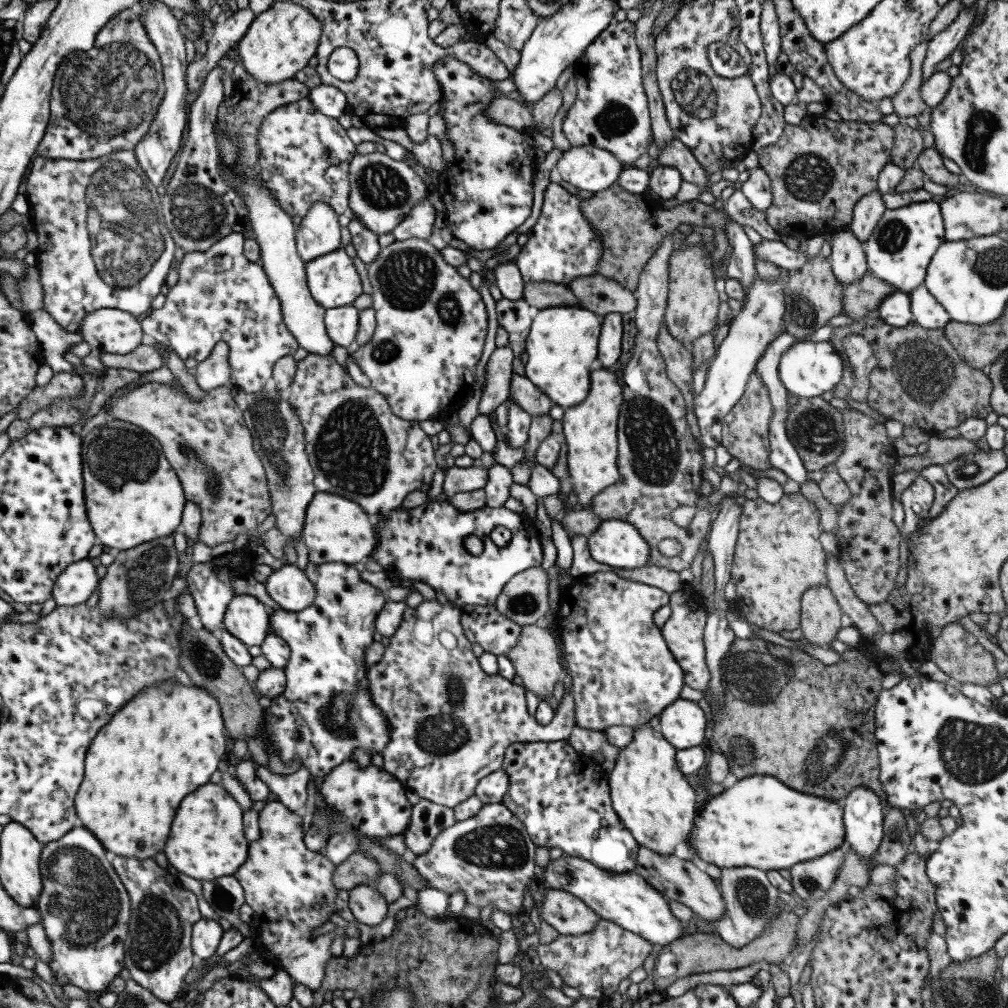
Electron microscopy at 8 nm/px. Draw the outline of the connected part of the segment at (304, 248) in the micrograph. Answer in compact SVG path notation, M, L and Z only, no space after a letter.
M313 202L313 206L301 217L297 232L294 233L297 254L301 262L307 264L313 258L319 258L322 254L327 254L339 249L341 240L339 239L339 230L336 212L325 206L325 202Z

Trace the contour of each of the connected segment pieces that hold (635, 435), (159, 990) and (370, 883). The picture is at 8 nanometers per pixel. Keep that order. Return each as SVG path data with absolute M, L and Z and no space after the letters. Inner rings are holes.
M666 234L662 243L657 247L647 265L639 274L639 281L634 290L636 298L635 314L633 314L637 333L634 339L634 351L626 363L621 374L622 401L619 408L619 417L616 424L616 467L619 475L618 481L600 490L591 497L588 506L591 512L601 521L621 520L628 522L637 529L648 546L647 566L661 566L667 570L680 571L688 568L698 553L700 545L708 534L711 518L709 512L702 513L695 521L686 527L677 526L671 520L671 512L679 505L694 506L701 491L706 489L704 479L701 477L701 453L696 449L696 443L689 432L685 422L685 403L677 387L669 380L664 369L662 356L656 347L656 338L662 322L667 298L667 264L669 255L673 252L673 237ZM663 538L673 538L681 545L681 551L676 556L665 557L657 551L657 542Z
M113 856L111 866L119 877L130 900L127 936L123 943L123 966L131 980L169 1003L184 986L183 977L196 959L190 947L192 924L201 918L195 895L183 888L177 878L170 877L151 858L137 860Z
M353 852L333 869L331 883L337 892L348 892L358 885L374 888L381 874L374 858L362 852Z

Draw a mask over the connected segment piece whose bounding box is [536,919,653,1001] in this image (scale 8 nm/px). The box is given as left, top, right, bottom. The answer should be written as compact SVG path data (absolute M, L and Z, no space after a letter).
M599 919L593 930L580 935L559 935L549 944L537 946L537 958L545 970L554 970L567 986L579 990L580 997L605 1000L617 991L617 984L645 962L653 945L615 923Z

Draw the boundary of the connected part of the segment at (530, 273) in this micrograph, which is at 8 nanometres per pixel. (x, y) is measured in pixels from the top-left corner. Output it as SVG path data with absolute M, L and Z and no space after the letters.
M552 178L543 192L541 212L527 232L527 242L515 257L522 281L553 282L565 286L575 278L595 276L601 251L600 238L581 215L578 200Z

